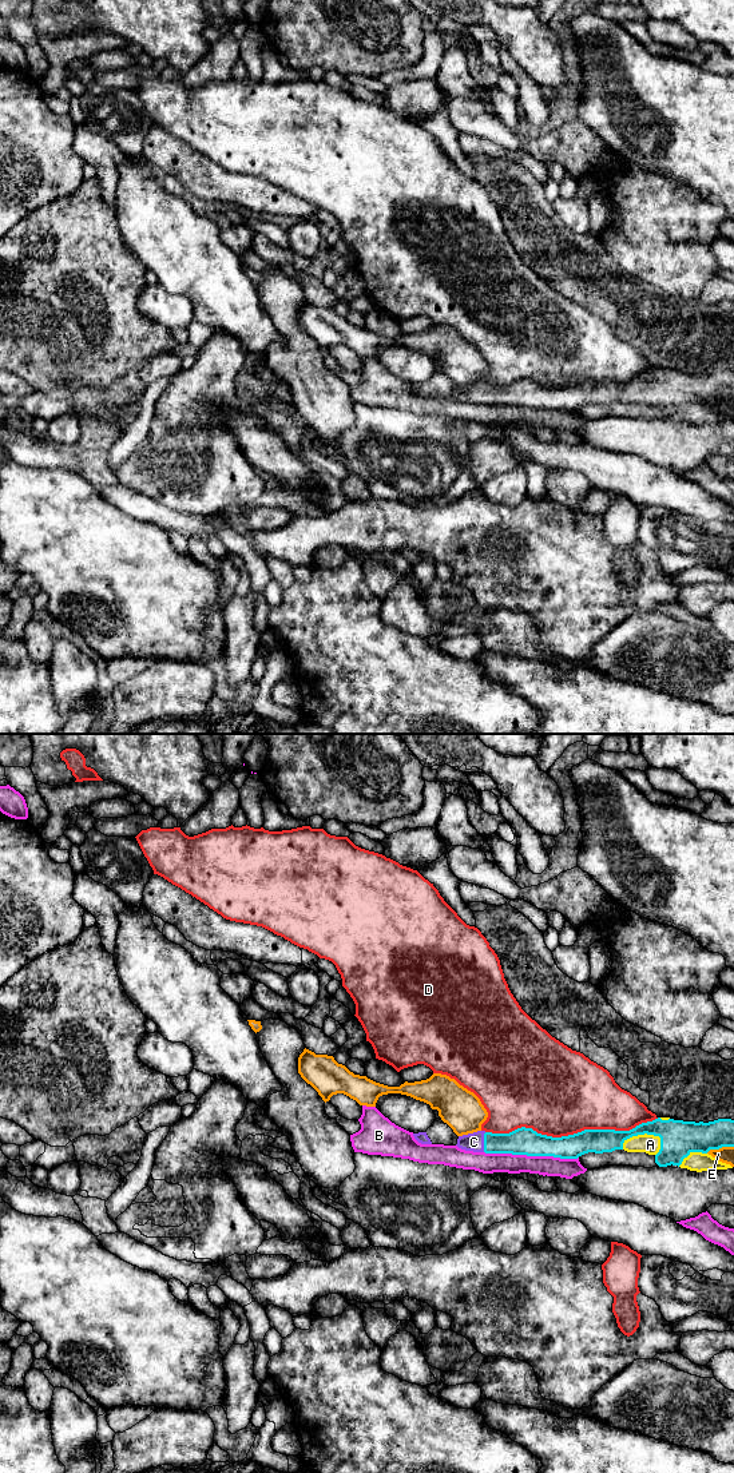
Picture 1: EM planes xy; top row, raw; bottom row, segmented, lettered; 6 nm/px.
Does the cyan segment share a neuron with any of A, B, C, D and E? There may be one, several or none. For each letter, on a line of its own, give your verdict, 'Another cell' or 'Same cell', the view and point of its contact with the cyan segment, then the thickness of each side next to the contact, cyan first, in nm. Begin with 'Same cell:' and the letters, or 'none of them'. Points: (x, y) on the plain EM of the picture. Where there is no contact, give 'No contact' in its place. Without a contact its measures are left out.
Same cell: C
A: Another cell. Touches cyan at xy (639, 385). Thickness 220 nm (cyan) against 120 nm
B: Another cell. Touches cyan at xy (531, 407). Thickness 160 nm (cyan) against 120 nm
C: Same cell. Touches cyan at xy (484, 393). Thickness 160 nm (cyan) against 110 nm
D: Another cell. Touches cyan at xy (571, 386). Thickness 150 nm (cyan) against 480 nm
E: Another cell. Touches cyan at xy (719, 398). Thickness 220 nm (cyan) against 100 nm

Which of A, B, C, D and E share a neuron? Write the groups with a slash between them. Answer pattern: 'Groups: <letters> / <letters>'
Groups: A / B / C / D / E

